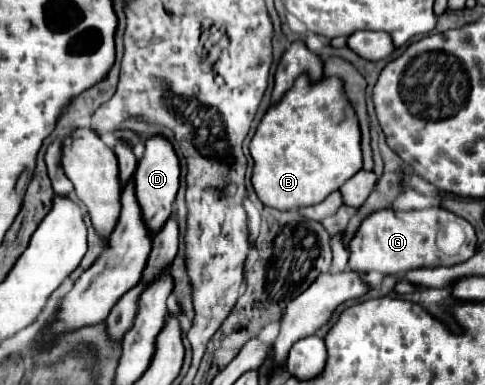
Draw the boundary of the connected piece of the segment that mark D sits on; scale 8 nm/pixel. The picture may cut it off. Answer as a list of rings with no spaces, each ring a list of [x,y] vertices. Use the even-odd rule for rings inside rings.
[[[153,136],[147,140],[145,156],[137,166],[133,180],[135,180],[135,198],[141,206],[143,222],[147,222],[147,230],[151,234],[157,234],[173,214],[173,202],[179,190],[179,160],[175,156],[173,146],[163,136]]]

